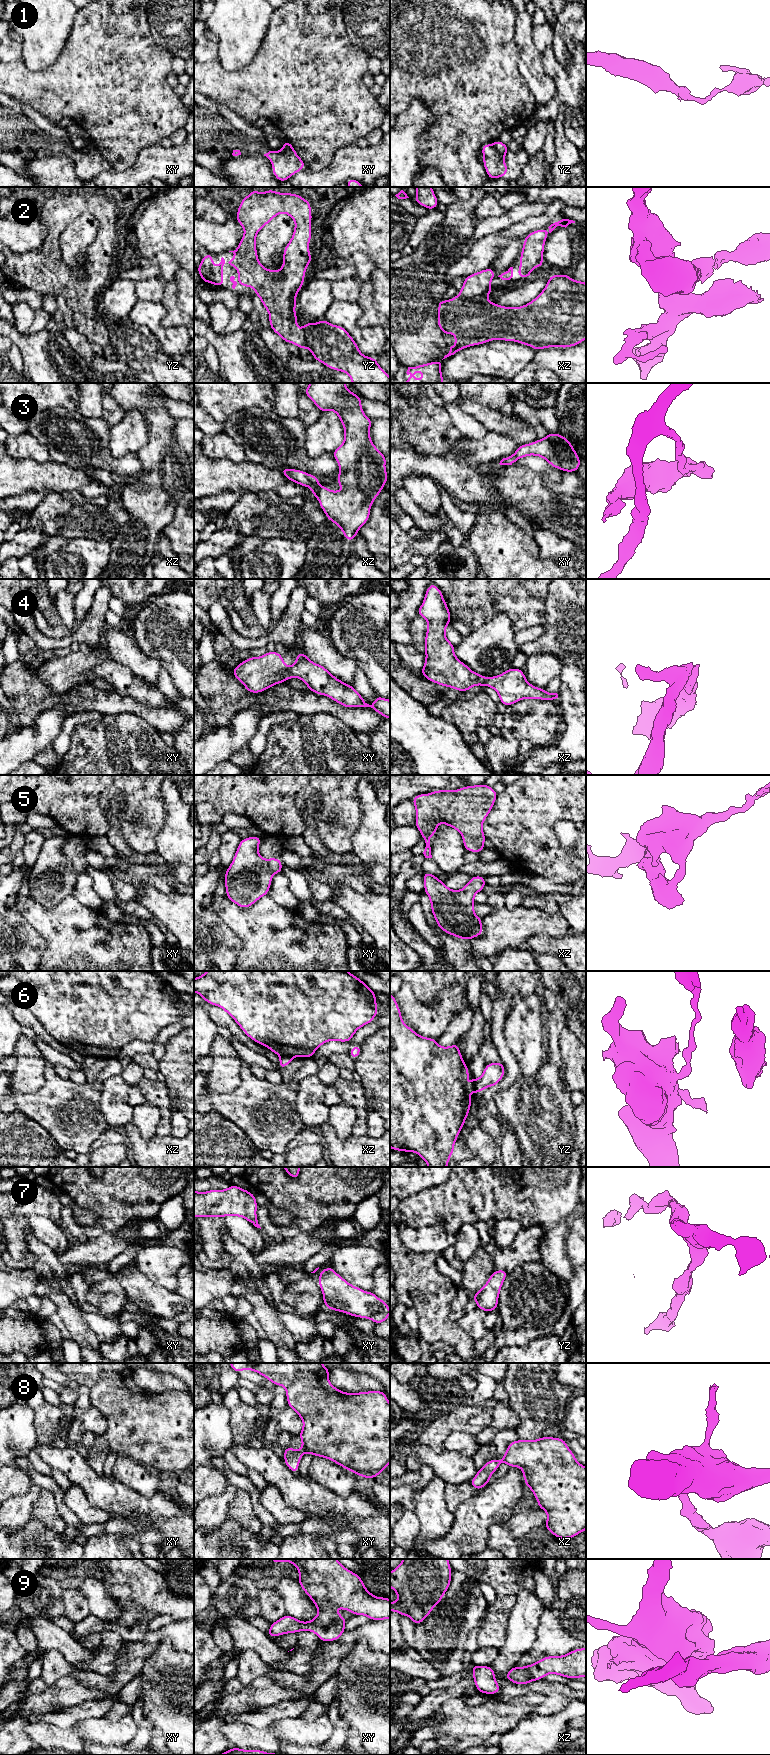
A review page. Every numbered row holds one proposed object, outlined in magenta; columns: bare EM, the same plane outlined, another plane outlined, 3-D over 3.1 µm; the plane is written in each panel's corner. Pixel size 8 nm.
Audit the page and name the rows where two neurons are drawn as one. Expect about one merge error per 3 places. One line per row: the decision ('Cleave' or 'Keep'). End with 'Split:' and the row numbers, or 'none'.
1: Cleave
2: Cleave
3: Cleave
4: Keep
5: Keep
6: Cleave
7: Keep
8: Keep
9: Keep
Split: 1, 2, 3, 6

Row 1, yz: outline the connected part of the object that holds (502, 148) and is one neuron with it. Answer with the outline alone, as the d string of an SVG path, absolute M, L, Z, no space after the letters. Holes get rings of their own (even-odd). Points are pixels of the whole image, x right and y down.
M499 139L496 140L493 145L495 146L496 150L499 152L502 159L509 152L507 145L501 142Z

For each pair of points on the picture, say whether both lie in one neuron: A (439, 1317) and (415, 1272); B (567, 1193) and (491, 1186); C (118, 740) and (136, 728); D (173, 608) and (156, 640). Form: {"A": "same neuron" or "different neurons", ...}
{"A": "same neuron", "B": "same neuron", "C": "same neuron", "D": "same neuron"}

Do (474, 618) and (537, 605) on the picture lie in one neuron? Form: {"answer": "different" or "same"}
{"answer": "same"}

